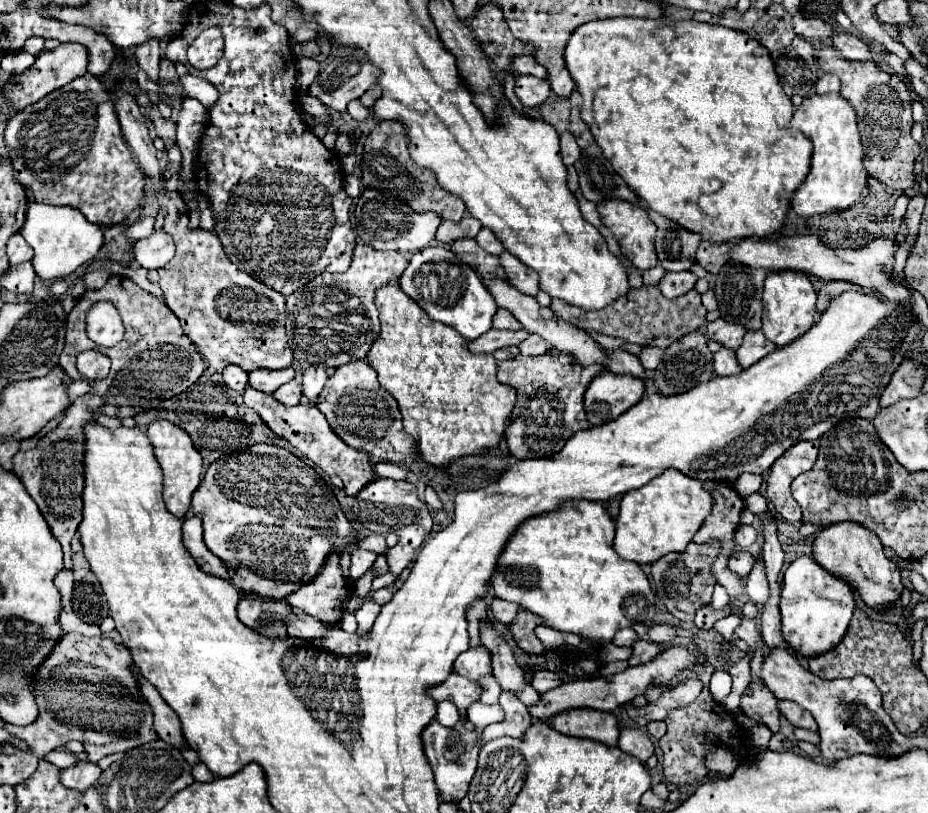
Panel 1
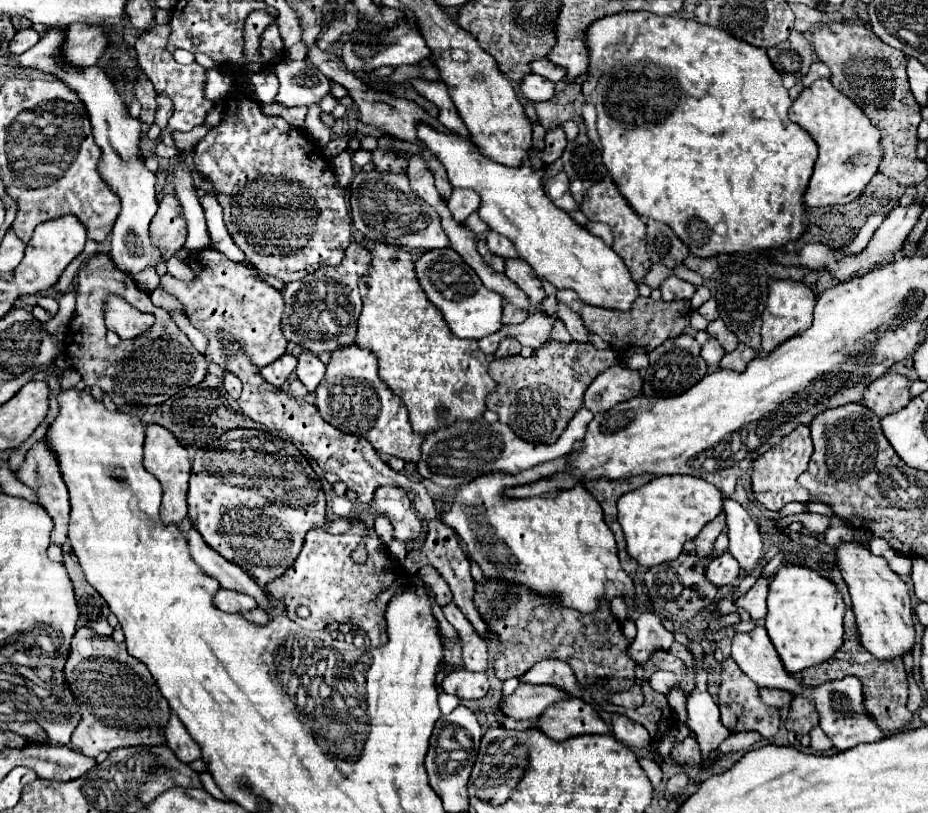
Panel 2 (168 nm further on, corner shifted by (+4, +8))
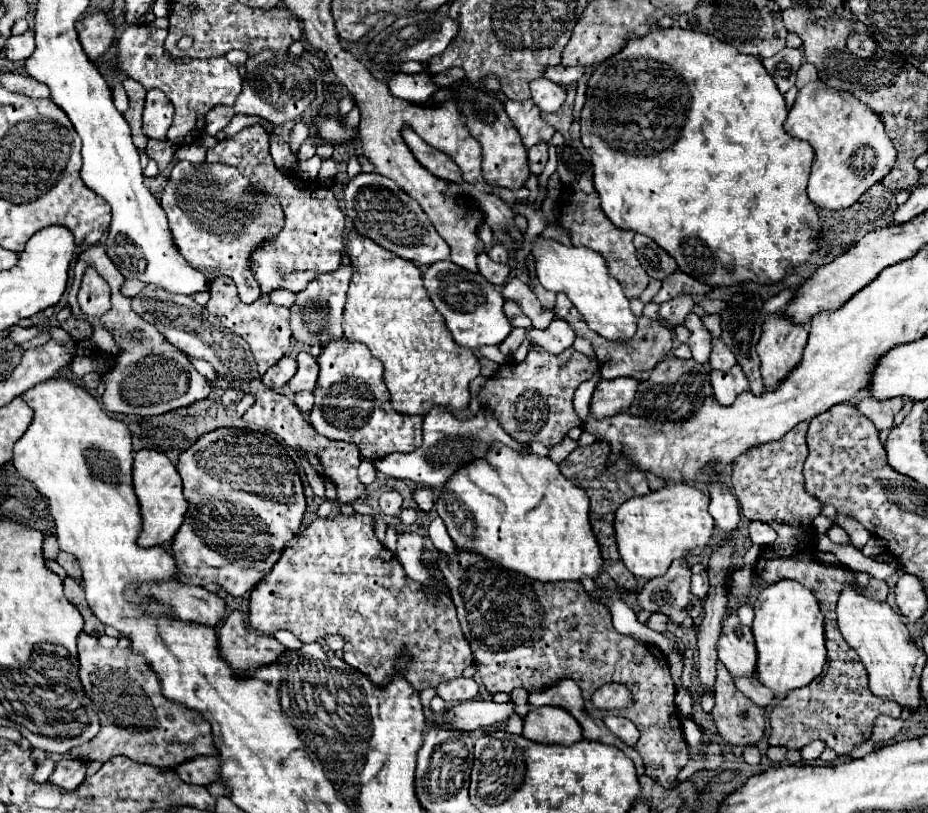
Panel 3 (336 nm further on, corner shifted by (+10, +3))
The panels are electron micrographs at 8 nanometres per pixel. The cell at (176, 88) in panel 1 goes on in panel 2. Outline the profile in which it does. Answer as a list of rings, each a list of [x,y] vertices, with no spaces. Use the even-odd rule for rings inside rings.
[[[154,25],[148,33],[142,33],[134,45],[136,49],[136,61],[140,65],[140,69],[144,71],[144,75],[152,81],[156,93],[164,93],[172,99],[174,107],[178,107],[178,113],[174,113],[168,121],[168,129],[161,135],[161,142],[167,146],[174,146],[175,141],[170,137],[172,131],[190,131],[196,125],[204,123],[204,115],[206,111],[212,107],[212,103],[204,97],[202,93],[202,85],[204,85],[204,73],[206,69],[198,63],[194,65],[178,65],[174,61],[174,57],[168,53],[166,49],[166,41],[168,41],[168,33],[170,33],[170,25]]]

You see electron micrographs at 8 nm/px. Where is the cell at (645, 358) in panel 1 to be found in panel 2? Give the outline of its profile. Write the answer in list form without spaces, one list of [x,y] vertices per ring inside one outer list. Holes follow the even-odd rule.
[[[634,353],[626,359],[626,365],[630,369],[639,370],[641,368],[648,368],[649,359],[647,354]]]

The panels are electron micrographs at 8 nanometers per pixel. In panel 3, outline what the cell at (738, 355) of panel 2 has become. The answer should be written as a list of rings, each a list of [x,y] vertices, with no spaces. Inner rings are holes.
[[[738,364],[732,366],[728,372],[714,370],[710,378],[712,378],[712,388],[714,388],[714,398],[722,406],[734,404],[738,394],[748,390],[748,380]]]

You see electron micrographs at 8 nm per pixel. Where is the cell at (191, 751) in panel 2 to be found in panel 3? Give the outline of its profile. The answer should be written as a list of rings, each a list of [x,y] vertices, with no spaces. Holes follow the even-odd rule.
[[[194,758],[192,762],[186,762],[180,768],[176,768],[176,772],[186,782],[208,786],[218,782],[218,768],[220,766],[216,758]]]

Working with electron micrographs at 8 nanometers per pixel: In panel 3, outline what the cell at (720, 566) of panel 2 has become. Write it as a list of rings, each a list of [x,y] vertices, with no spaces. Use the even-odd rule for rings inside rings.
[[[694,574],[692,576],[692,592],[694,592],[694,596],[698,596],[700,600],[704,600],[706,598],[706,594],[708,594],[708,578],[706,578],[706,574]]]

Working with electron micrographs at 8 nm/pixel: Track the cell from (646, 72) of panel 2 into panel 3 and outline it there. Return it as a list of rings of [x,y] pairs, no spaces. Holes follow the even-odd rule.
[[[672,26],[654,28],[650,34],[642,38],[632,38],[622,52],[614,54],[594,70],[590,78],[590,88],[586,92],[586,104],[582,110],[582,120],[586,122],[586,130],[590,132],[590,150],[594,154],[594,188],[600,194],[602,212],[616,228],[632,230],[654,240],[676,260],[682,272],[712,288],[734,286],[752,280],[756,284],[780,282],[786,276],[786,268],[780,264],[782,258],[788,258],[792,266],[804,264],[814,250],[814,242],[818,240],[818,226],[814,224],[814,218],[818,218],[818,206],[806,194],[814,150],[808,142],[792,138],[784,132],[782,124],[786,120],[786,114],[788,108],[784,96],[774,86],[774,80],[766,74],[762,62],[754,56],[738,52],[734,46],[716,40],[714,36],[690,30],[686,32],[682,28]]]

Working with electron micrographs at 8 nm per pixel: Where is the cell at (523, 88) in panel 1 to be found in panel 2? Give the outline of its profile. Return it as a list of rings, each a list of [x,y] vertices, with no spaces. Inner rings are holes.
[[[534,73],[526,75],[518,83],[518,87],[520,87],[520,93],[530,101],[546,101],[554,95],[554,83],[540,75],[534,75]]]

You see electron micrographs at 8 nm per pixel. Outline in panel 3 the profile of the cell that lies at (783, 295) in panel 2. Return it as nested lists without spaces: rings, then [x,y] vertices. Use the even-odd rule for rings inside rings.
[[[782,314],[766,316],[762,338],[756,348],[762,362],[760,370],[766,390],[774,390],[774,386],[786,380],[786,376],[802,362],[806,342],[808,342],[806,326],[798,326],[782,318]]]

